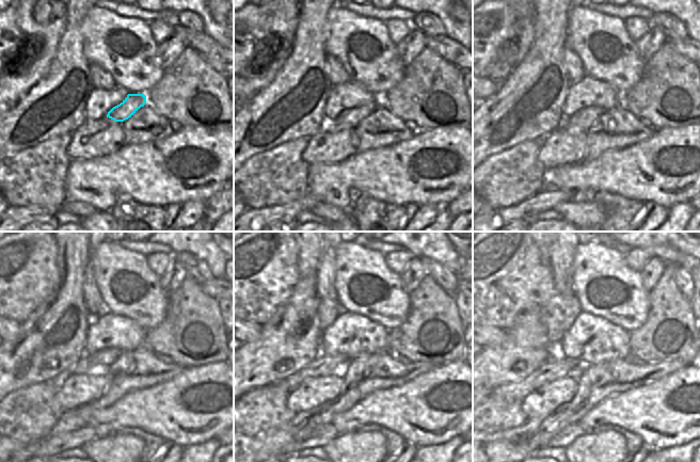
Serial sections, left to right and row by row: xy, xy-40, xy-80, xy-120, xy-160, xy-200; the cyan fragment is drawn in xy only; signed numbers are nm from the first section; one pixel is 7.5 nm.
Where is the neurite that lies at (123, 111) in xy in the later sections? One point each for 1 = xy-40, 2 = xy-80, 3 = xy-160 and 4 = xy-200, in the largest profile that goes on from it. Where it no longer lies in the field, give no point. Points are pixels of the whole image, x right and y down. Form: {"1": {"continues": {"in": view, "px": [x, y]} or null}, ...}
{"1": {"continues": {"in": "xy-40", "px": [350, 117]}}, "2": {"continues": {"in": "xy-80", "px": [583, 120]}}, "3": {"continues": {"in": "xy-160", "px": [323, 365]}}, "4": {"continues": {"in": "xy-200", "px": [558, 366]}}}

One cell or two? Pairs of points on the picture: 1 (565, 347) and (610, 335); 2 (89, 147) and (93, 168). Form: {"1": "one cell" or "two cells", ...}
{"1": "one cell", "2": "two cells"}

